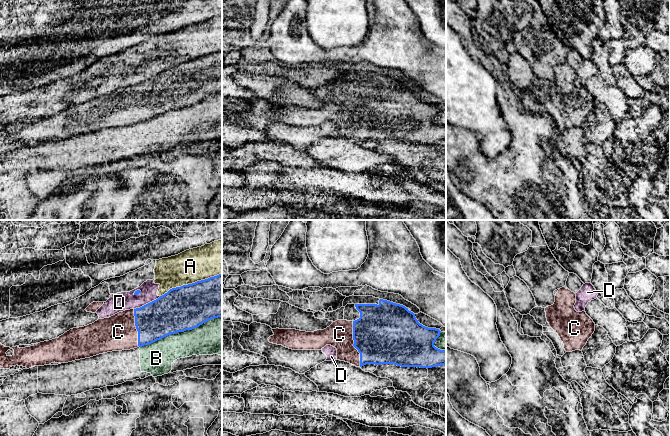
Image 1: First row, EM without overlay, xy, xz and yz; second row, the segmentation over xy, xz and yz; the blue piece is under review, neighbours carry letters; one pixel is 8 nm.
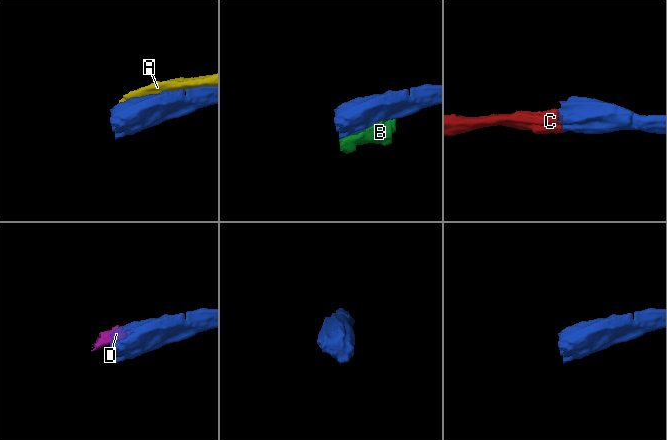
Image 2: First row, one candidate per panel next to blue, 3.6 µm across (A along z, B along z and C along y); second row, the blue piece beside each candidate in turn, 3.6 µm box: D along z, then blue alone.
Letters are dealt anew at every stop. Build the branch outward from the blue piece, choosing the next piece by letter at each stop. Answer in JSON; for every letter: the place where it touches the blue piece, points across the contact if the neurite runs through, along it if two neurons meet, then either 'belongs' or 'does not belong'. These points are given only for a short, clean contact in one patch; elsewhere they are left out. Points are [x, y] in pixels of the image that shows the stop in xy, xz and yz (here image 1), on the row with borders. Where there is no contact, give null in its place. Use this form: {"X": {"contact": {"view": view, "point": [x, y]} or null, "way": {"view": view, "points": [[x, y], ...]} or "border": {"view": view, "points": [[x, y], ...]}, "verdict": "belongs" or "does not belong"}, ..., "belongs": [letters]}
{"A": {"contact": {"view": "xy", "point": [190, 284]}, "verdict": "does not belong"}, "B": {"contact": {"view": "xy", "point": [180, 331]}, "verdict": "does not belong"}, "C": {"contact": {"view": "xz", "point": [353, 344]}, "verdict": "belongs"}, "D": {"contact": {"view": "xy", "point": [148, 303]}, "border": {"view": "xy", "points": [[160, 296], [134, 309]]}, "verdict": "does not belong"}, "belongs": ["C"]}

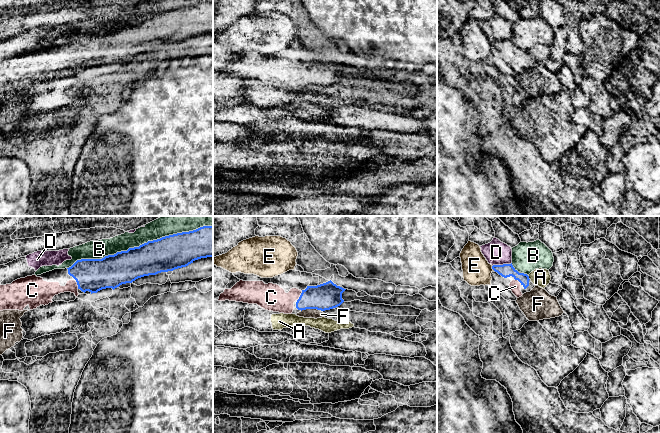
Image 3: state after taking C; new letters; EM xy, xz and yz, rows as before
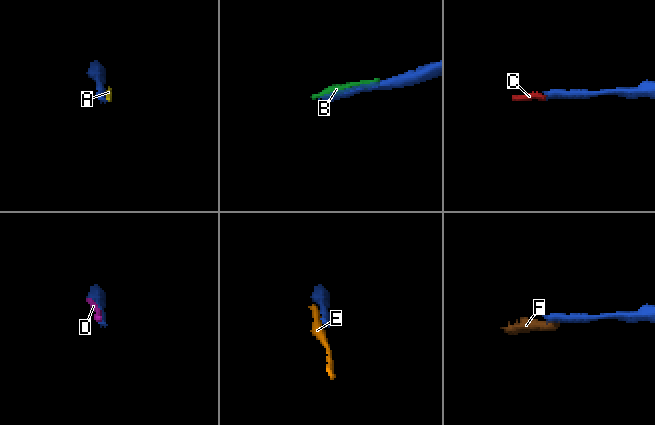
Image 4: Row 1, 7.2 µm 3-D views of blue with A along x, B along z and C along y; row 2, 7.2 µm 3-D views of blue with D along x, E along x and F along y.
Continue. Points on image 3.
{"A": {"contact": {"view": "yz", "point": [528, 277]}, "verdict": "does not belong"}, "B": {"contact": {"view": "xy", "point": [140, 245]}, "verdict": "does not belong"}, "C": {"contact": {"view": "xz", "point": [300, 296]}, "way": {"view": "xz", "points": [[326, 296], [300, 296], [271, 297]]}, "verdict": "belongs"}, "D": {"contact": {"view": "yz", "point": [501, 265]}, "verdict": "does not belong"}, "E": {"contact": {"view": "yz", "point": [492, 268]}, "verdict": "does not belong"}, "F": {"contact": {"view": "xz", "point": [309, 308]}, "border": {"view": "xz", "points": [[318, 309], [303, 309], [301, 311]]}, "verdict": "does not belong"}, "belongs": ["C"]}

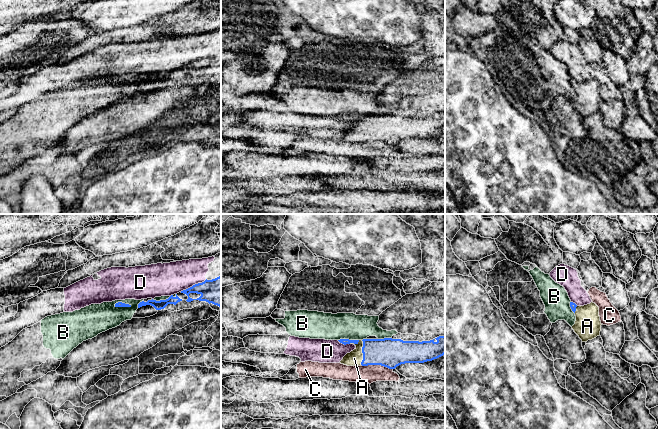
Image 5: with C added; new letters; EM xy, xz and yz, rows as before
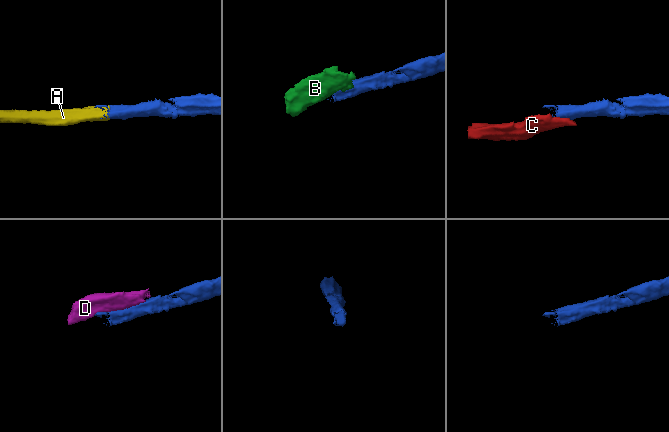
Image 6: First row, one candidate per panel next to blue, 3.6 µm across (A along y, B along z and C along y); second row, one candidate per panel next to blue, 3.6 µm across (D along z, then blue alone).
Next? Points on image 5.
{"A": {"contact": {"view": "xz", "point": [362, 352]}, "way": {"view": "xz", "points": [[387, 352], [362, 352], [354, 358]]}, "verdict": "belongs"}, "B": {"contact": {"view": "xz", "point": [348, 339]}, "border": {"view": "xz", "points": [[358, 339], [338, 340]]}, "verdict": "does not belong"}, "C": {"contact": {"view": "xz", "point": [377, 364]}, "border": {"view": "xz", "points": [[361, 364], [383, 365], [392, 369]]}, "verdict": "does not belong"}, "D": {"contact": {"view": "xy", "point": [193, 285]}, "verdict": "does not belong"}, "belongs": ["A"]}

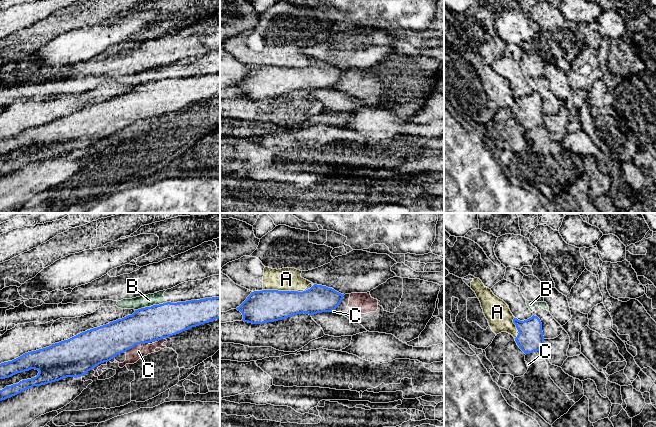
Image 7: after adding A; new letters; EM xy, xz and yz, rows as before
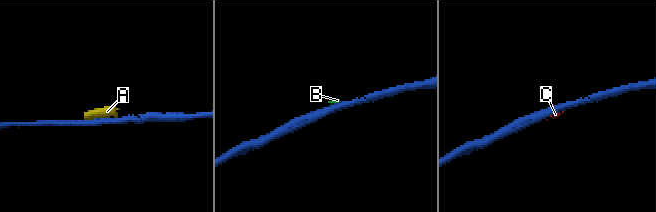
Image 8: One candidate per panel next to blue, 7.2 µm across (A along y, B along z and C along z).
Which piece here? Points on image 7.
{"A": {"contact": {"view": "xz", "point": [280, 291]}, "verdict": "does not belong"}, "B": {"contact": {"view": "xy", "point": [151, 306]}, "verdict": "does not belong"}, "C": {"contact": {"view": "xy", "point": [136, 344]}, "border": {"view": "xy", "points": [[148, 342], [135, 344], [125, 352]]}, "verdict": "does not belong"}, "belongs": []}

